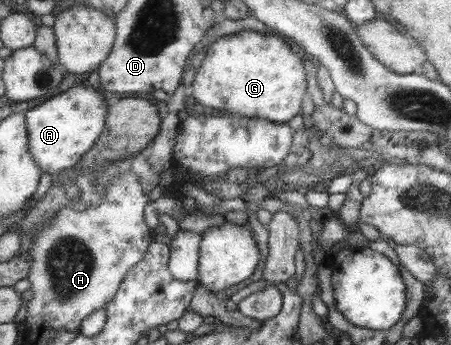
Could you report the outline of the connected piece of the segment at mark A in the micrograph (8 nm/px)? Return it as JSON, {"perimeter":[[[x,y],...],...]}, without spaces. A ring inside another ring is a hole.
{"perimeter":[[[73,86],[32,107],[24,114],[28,130],[30,153],[42,172],[55,176],[60,170],[71,169],[87,153],[104,132],[108,106],[99,91],[85,86]]]}

